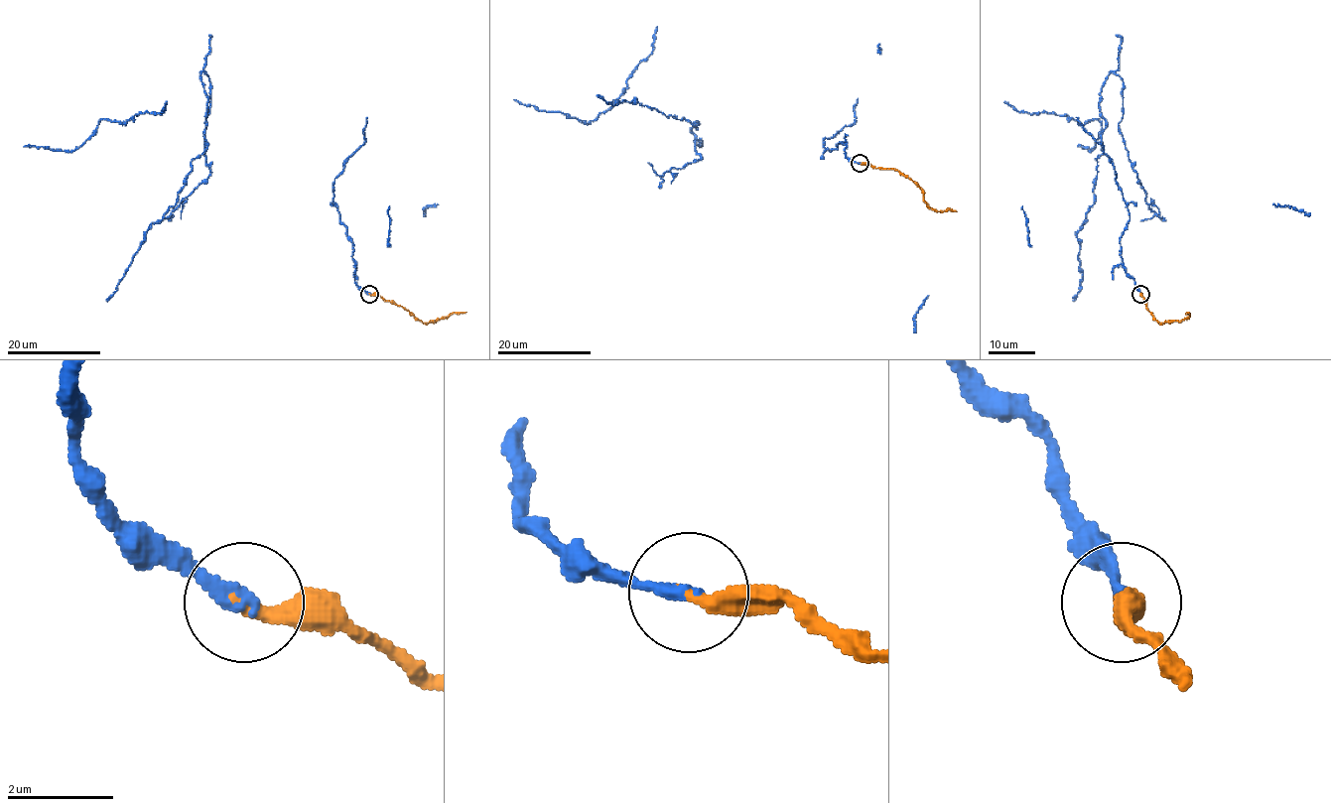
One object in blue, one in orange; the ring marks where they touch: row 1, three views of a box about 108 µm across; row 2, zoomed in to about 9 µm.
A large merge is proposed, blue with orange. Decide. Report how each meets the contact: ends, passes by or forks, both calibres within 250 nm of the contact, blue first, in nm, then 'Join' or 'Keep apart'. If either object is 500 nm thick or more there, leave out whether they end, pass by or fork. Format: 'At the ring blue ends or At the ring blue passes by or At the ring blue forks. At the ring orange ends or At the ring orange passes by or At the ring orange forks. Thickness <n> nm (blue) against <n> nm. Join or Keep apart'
At the ring blue ends. At the ring orange ends. Thickness 280 nm (blue) against 280 nm. Join

